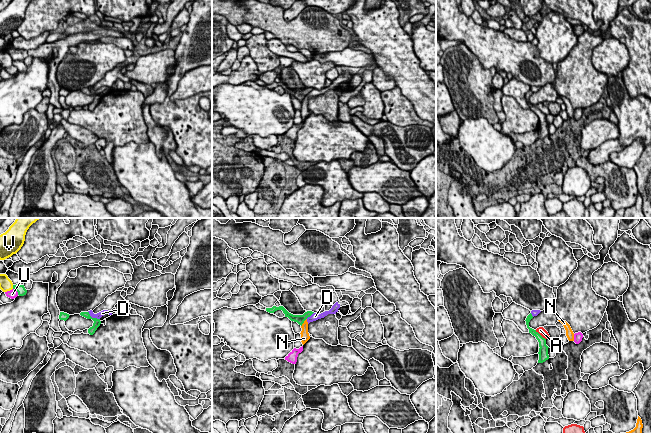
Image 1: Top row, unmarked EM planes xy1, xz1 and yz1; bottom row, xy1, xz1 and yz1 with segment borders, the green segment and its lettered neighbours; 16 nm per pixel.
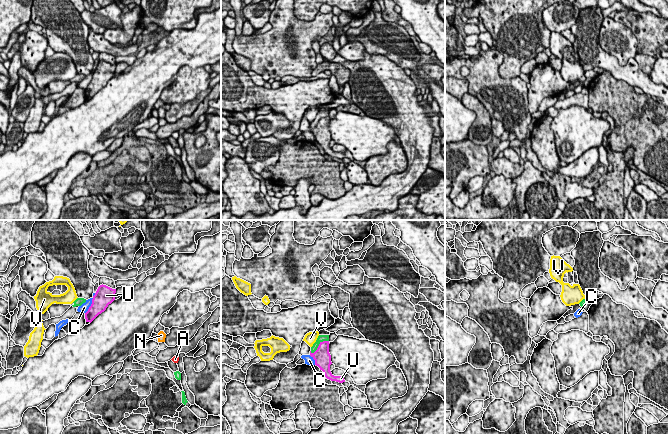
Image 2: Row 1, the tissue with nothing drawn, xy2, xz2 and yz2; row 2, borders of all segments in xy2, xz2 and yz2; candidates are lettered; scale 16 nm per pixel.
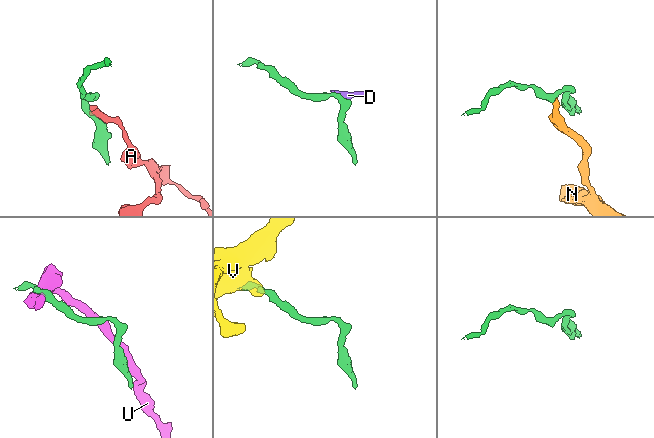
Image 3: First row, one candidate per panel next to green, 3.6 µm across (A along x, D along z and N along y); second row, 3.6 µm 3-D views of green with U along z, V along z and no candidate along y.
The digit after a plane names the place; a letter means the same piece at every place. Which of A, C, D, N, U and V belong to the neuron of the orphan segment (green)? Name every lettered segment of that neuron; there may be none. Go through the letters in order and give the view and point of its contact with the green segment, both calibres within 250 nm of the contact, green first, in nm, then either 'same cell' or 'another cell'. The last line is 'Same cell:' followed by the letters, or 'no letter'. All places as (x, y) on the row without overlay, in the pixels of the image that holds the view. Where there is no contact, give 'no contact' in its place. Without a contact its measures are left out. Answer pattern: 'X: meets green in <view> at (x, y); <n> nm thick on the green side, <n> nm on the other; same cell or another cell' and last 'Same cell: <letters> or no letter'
A: meets green in yz1 at (539, 110); 140 nm thick on the green side, 120 nm on the other; another cell
C: meets green in xy2 at (82, 79); 130 nm thick on the green side, 140 nm on the other; another cell
D: meets green in xy1 at (93, 94); 120 nm thick on the green side, 90 nm on the other; another cell
N: meets green in xz1 at (303, 98); 140 nm thick on the green side, 140 nm on the other; another cell
U: meets green in xz2 at (318, 121); 120 nm thick on the green side, 280 nm on the other; another cell
V: meets green in xz2 at (316, 117); 120 nm thick on the green side, 200 nm on the other; another cell
Same cell: no letter

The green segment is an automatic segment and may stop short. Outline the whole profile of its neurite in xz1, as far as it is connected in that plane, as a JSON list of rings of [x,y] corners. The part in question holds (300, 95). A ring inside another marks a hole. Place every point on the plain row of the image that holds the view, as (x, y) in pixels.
[[[273,82],[272,84],[266,84],[266,87],[269,89],[274,89],[277,86],[282,86],[285,90],[285,93],[288,93],[291,97],[297,98],[301,102],[304,99],[304,97],[314,89],[312,87],[307,87],[303,91],[293,91],[289,89],[283,82]]]

